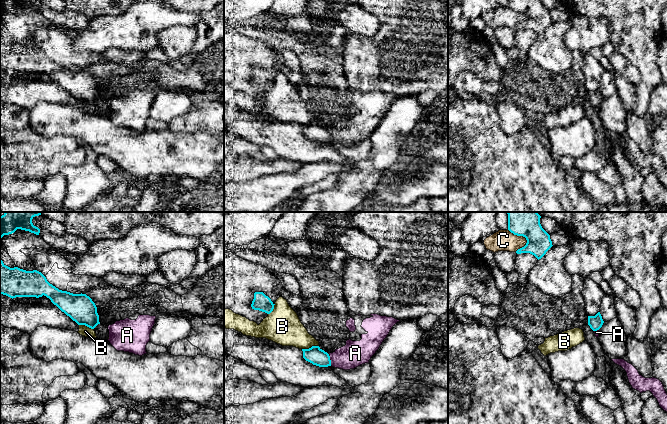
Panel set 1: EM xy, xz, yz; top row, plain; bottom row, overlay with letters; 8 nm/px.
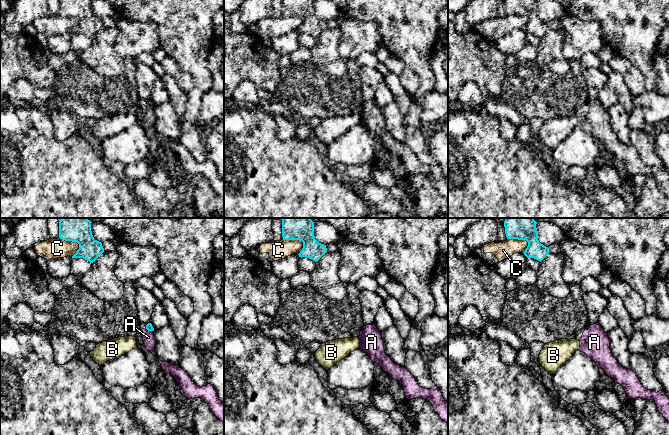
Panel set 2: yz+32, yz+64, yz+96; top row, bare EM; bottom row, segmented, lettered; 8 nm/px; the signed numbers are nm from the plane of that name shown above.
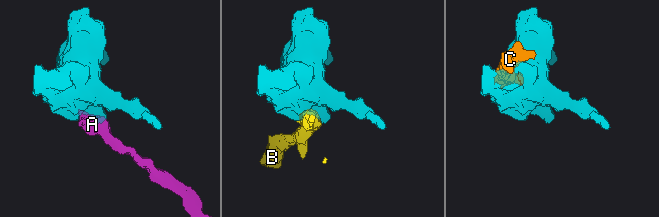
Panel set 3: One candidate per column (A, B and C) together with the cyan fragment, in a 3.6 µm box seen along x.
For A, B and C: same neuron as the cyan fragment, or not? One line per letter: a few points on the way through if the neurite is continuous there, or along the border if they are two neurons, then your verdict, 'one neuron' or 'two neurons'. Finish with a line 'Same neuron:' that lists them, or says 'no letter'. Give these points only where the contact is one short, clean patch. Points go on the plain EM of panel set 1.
A: border xz (328, 131), (331, 141); two neurons
B: two neurons
C: two neurons
Same neuron: no letter

